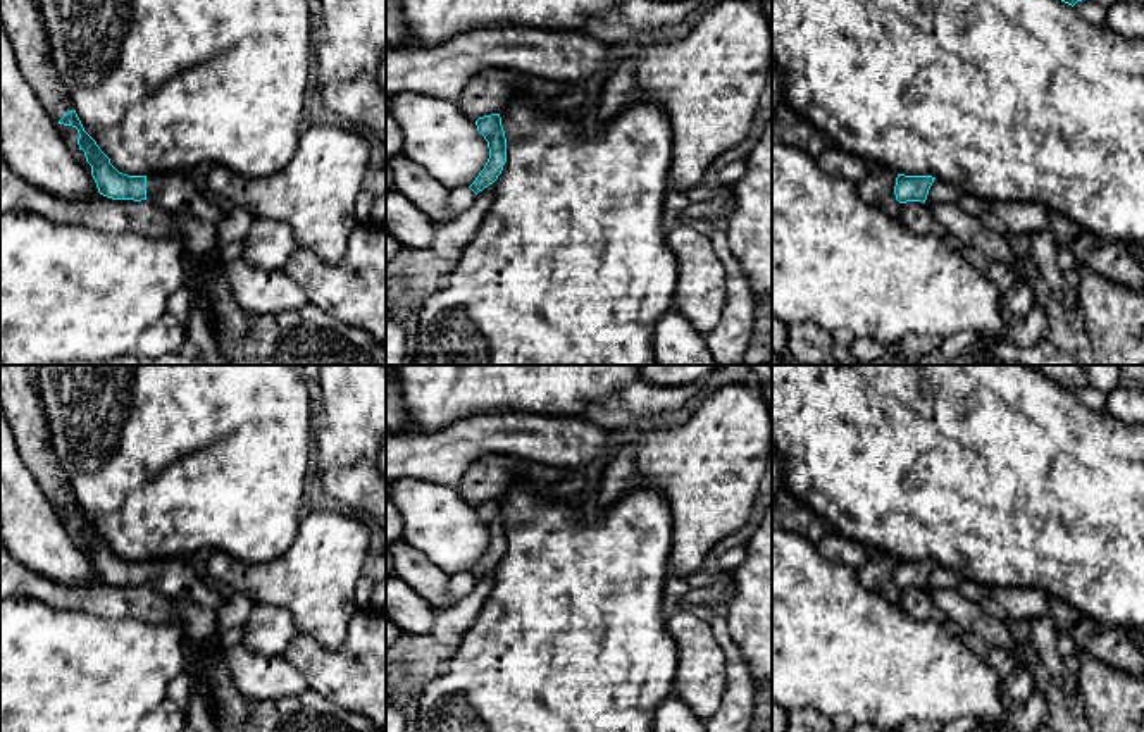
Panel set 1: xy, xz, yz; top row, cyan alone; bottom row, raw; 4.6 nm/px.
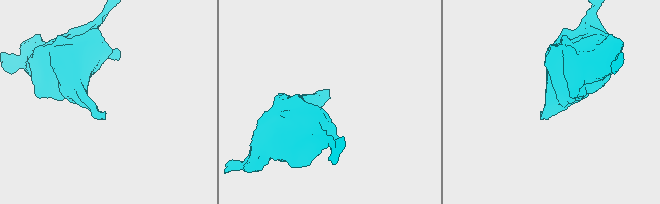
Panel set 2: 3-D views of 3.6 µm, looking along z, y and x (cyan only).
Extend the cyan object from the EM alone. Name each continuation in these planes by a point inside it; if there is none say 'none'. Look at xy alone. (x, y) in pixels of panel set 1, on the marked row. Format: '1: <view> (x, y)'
1: xy (174, 192)

